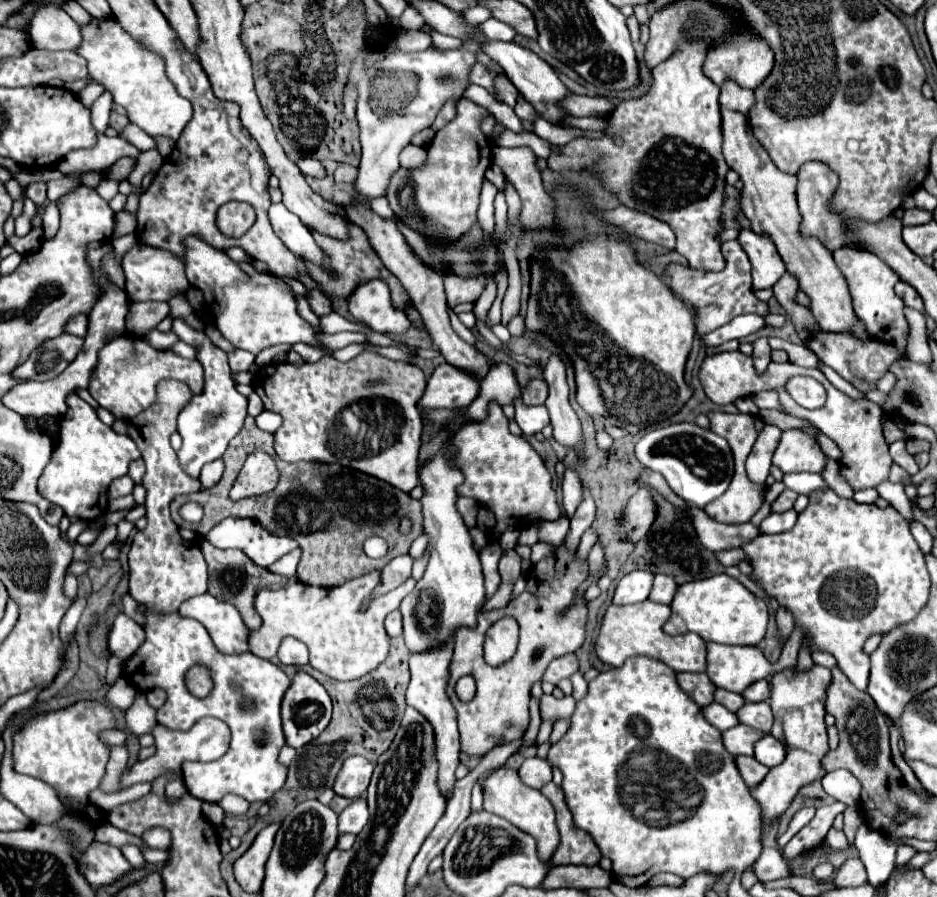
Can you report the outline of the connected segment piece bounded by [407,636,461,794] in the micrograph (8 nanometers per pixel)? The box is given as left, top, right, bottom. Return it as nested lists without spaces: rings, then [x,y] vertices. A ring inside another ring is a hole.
[[[451,636],[451,644],[447,644],[447,648],[435,648],[435,652],[411,654],[411,658],[409,658],[411,682],[407,688],[407,704],[417,708],[431,722],[431,726],[435,730],[437,762],[439,762],[439,788],[443,794],[447,790],[453,790],[453,786],[455,786],[455,770],[459,766],[459,754],[461,754],[461,742],[459,742],[459,730],[457,730],[457,712],[447,696],[451,656],[453,656],[453,636]]]

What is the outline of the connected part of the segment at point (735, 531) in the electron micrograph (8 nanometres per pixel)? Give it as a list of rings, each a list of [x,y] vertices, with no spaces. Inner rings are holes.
[[[691,508],[691,520],[697,530],[697,536],[701,544],[713,552],[741,548],[747,544],[747,540],[753,540],[753,536],[759,536],[759,528],[751,522],[745,524],[723,524],[707,516],[703,508]]]

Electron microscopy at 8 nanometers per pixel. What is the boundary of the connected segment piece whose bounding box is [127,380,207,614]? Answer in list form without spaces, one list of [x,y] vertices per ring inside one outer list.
[[[163,380],[157,386],[157,394],[159,394],[159,400],[151,408],[141,412],[133,420],[127,420],[129,424],[127,434],[137,444],[147,468],[142,482],[146,490],[147,526],[145,530],[139,530],[131,542],[129,594],[137,604],[151,608],[151,612],[171,614],[171,612],[177,612],[181,602],[185,602],[187,598],[207,592],[207,564],[201,550],[179,536],[177,526],[171,520],[170,514],[171,500],[177,494],[189,494],[199,490],[199,480],[187,476],[187,472],[181,470],[179,458],[169,444],[169,436],[175,432],[177,414],[191,400],[191,390],[183,382]]]

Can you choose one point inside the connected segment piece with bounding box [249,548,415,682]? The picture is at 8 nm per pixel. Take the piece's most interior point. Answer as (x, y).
(344, 643)

